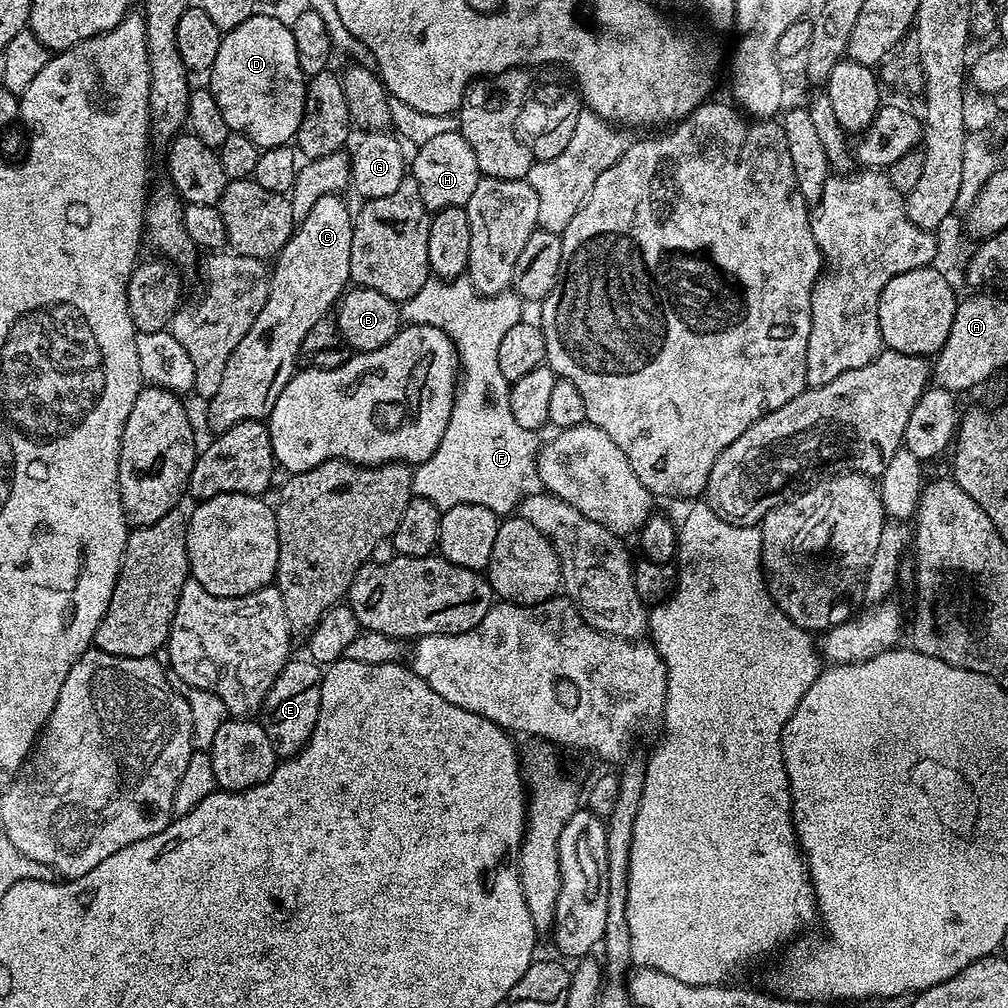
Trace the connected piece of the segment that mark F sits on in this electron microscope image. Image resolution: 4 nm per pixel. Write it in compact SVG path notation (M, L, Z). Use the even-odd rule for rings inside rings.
M408 302L403 305L402 316L408 324L435 324L437 328L444 329L449 336L452 337L456 345L456 354L458 364L462 371L458 376L458 387L456 390L456 401L454 402L454 410L450 414L450 422L446 422L446 434L442 434L442 442L438 442L438 450L434 450L434 454L426 462L415 465L412 473L412 486L415 495L426 498L430 502L434 502L434 506L438 506L441 510L453 508L459 504L477 504L478 506L486 506L495 512L497 517L504 518L509 514L517 511L520 501L528 497L528 430L522 430L522 426L518 426L518 422L514 422L514 414L510 414L510 398L508 390L510 383L502 376L501 369L498 366L498 346L501 345L502 338L512 326L522 320L520 314L521 305L506 304L506 302L496 302L496 316L488 316L490 312L490 302L480 302L480 304L460 304L457 308L443 308L440 304L420 304L421 302Z

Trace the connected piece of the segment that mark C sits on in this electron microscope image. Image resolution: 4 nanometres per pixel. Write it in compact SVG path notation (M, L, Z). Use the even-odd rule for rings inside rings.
M340 194L319 198L314 206L311 206L304 220L299 221L286 246L275 257L276 265L273 263L270 268L266 306L262 306L262 314L254 318L254 326L250 326L246 338L238 342L234 354L230 354L230 362L226 362L226 371L222 383L218 386L218 394L214 394L212 399L207 401L208 424L213 428L213 433L222 433L238 422L267 421L270 410L274 410L274 402L278 402L278 394L286 390L286 382L290 382L290 378L298 370L300 347L306 334L319 319L329 315L330 309L349 287L354 212L353 209L348 209L348 204L343 198Z

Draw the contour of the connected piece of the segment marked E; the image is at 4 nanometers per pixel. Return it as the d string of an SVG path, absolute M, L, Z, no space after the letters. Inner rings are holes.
M311 658L303 659L289 659L278 674L274 686L270 686L264 707L258 713L259 723L266 730L266 738L270 738L270 746L274 746L280 758L301 752L318 722L318 710L322 702L322 668Z

